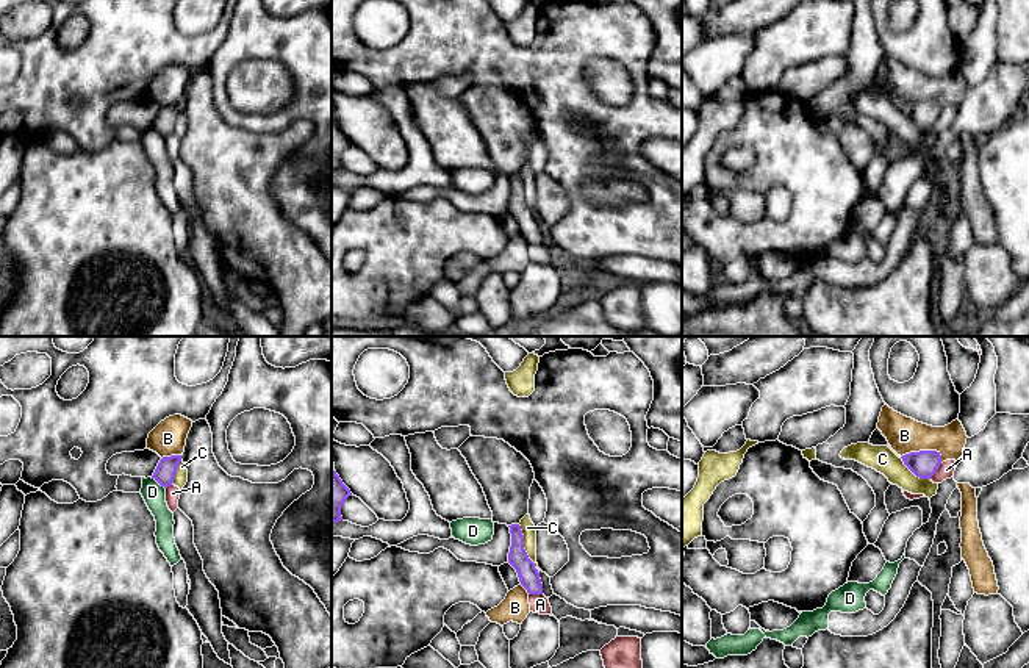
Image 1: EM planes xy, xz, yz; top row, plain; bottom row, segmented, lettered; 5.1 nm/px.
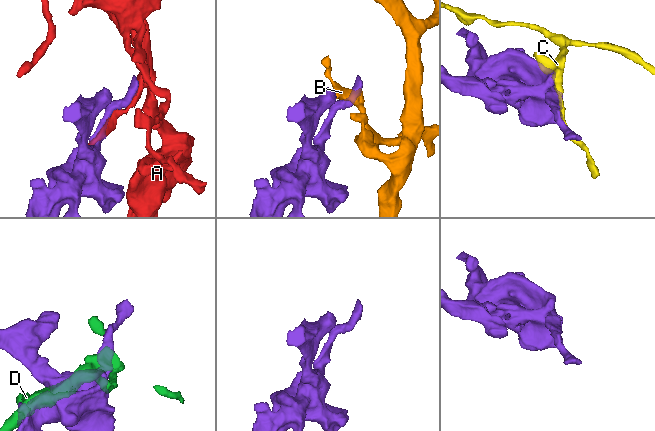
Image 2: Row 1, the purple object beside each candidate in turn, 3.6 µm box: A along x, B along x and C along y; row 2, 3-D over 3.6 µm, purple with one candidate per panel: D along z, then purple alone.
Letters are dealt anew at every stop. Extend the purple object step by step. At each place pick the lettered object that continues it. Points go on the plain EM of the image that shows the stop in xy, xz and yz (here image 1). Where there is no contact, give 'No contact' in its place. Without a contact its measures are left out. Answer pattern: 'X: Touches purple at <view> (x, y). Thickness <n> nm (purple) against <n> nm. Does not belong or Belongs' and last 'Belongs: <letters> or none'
A: Touches purple at yz (935, 121). Thickness 140 nm (purple) against 80 nm. Does not belong
B: Touches purple at yz (925, 100). Thickness 140 nm (purple) against 180 nm. Does not belong
C: Touches purple at xz (523, 197). Thickness 110 nm (purple) against 70 nm. Does not belong
D: Touches purple at xy (158, 132). Thickness 110 nm (purple) against 120 nm. Does not belong
Belongs: none

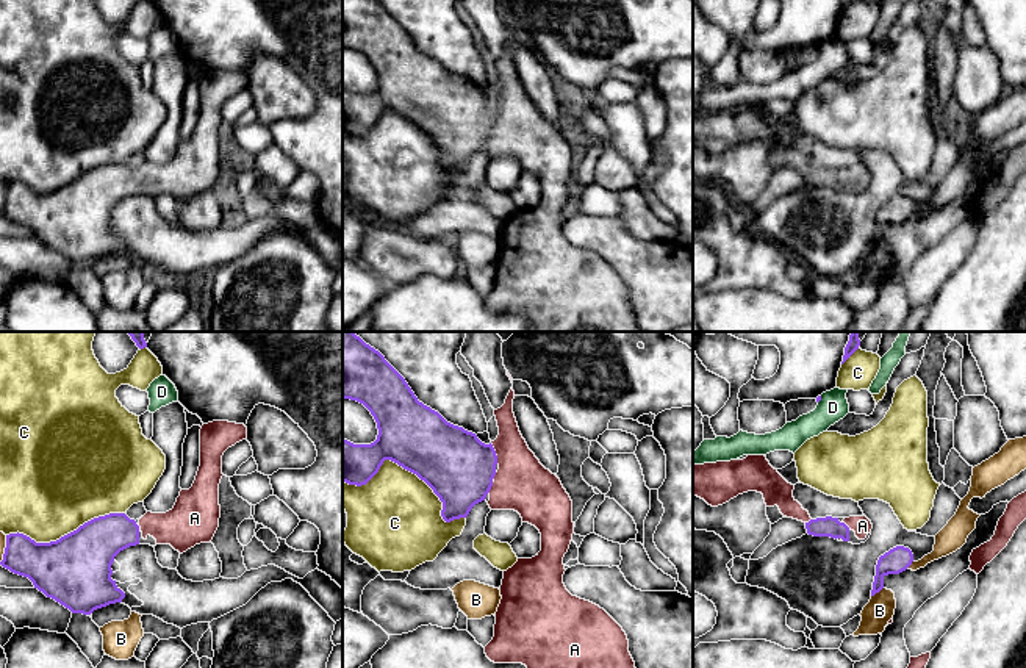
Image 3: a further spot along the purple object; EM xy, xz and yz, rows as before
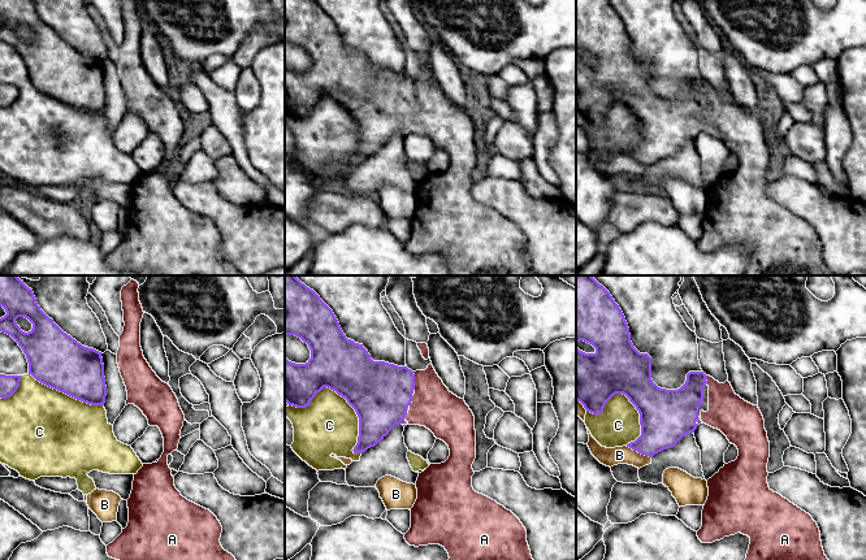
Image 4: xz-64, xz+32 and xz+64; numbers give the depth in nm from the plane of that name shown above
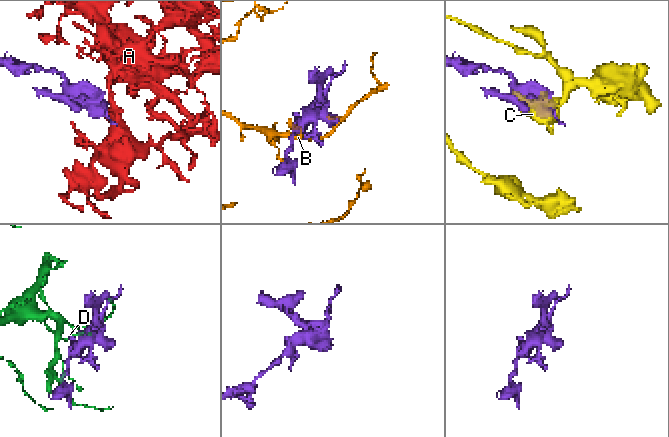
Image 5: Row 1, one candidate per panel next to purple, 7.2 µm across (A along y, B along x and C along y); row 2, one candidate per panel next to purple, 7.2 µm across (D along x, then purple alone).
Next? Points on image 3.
A: Touches purple at xz (495, 104). Thickness 360 nm (purple) against 280 nm. Belongs
B: Touches purple at yz (876, 241). Thickness 130 nm (purple) against 150 nm. Does not belong
C: Touches purple at xz (412, 121). Thickness 360 nm (purple) against 460 nm. Does not belong
D: Touches purple at yz (820, 49). Thickness 20 nm (purple) against 150 nm. Does not belong
Belongs: A

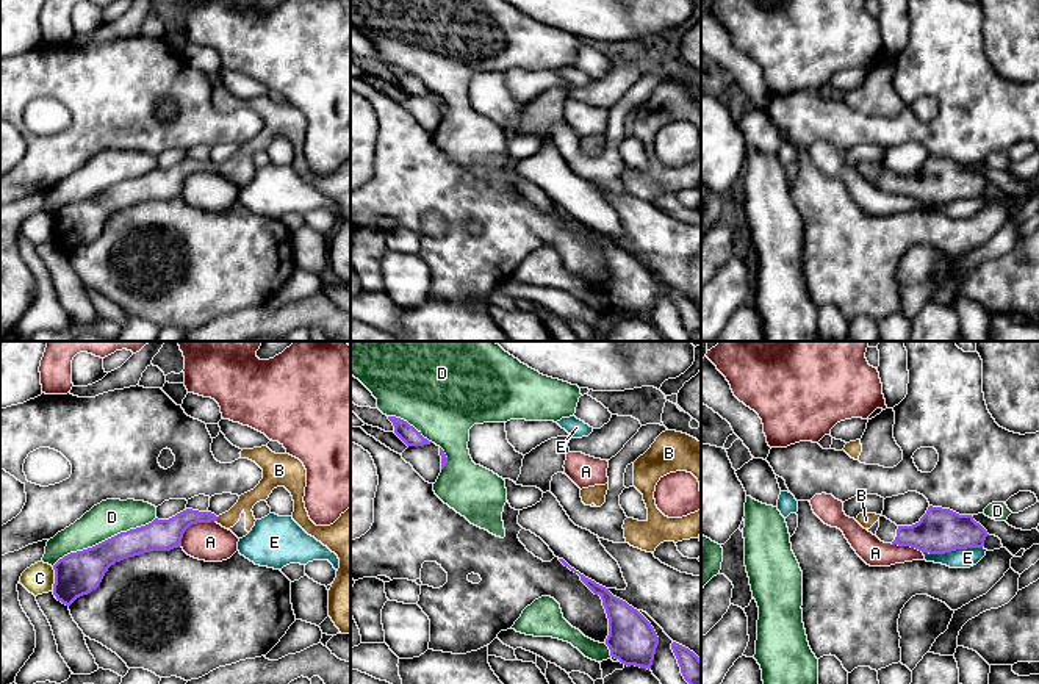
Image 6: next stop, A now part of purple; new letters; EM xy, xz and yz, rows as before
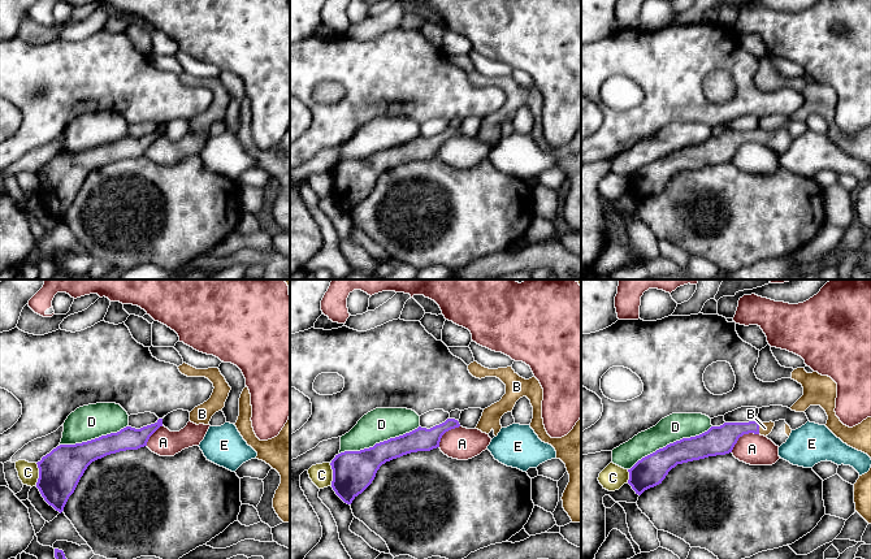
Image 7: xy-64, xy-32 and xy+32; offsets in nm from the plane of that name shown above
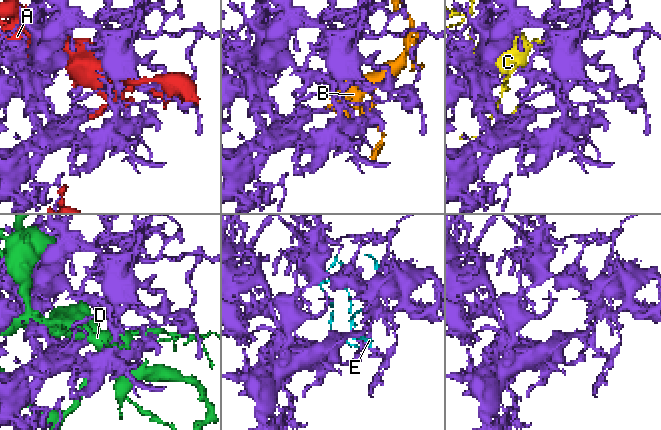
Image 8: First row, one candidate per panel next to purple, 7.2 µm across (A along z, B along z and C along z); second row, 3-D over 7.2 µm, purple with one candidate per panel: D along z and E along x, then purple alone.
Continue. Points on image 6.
A: Touches purple at xy (193, 172). Thickness 160 nm (purple) against 200 nm. Does not belong
B: Touches purple at xy (216, 166). Thickness 130 nm (purple) against 90 nm. Belongs
C: Touches purple at xy (55, 229). Thickness 220 nm (purple) against 160 nm. Does not belong
D: Touches purple at xy (105, 190). Thickness 220 nm (purple) against 190 nm. Does not belong
E: Touches purple at yz (952, 199). Thickness 240 nm (purple) against 100 nm. Does not belong
Belongs: B

